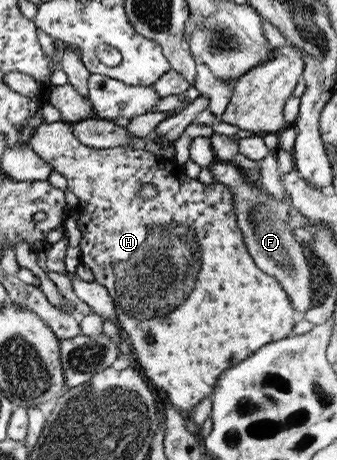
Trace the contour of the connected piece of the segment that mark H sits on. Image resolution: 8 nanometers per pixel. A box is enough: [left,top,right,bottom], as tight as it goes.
[28,121,295,416]

